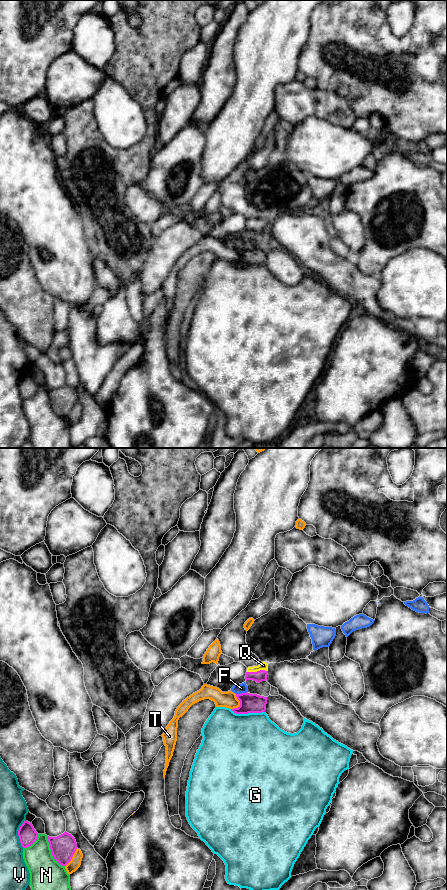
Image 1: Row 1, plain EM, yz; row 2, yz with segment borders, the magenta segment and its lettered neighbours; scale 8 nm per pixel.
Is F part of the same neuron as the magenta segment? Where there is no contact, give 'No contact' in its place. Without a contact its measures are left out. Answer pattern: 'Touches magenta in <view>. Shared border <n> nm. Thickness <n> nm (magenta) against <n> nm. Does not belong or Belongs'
Touches magenta in yz. Shared border 100 nm. Thickness 160 nm (magenta) against 80 nm. Does not belong

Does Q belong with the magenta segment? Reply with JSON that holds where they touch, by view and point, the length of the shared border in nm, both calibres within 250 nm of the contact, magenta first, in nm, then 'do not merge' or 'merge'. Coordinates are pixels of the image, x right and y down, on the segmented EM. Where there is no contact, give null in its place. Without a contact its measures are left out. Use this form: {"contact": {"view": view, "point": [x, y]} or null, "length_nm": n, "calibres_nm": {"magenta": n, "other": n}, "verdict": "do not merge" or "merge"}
{"contact": {"view": "yz", "point": [257, 671]}, "length_nm": 170, "calibres_nm": {"magenta": 90, "other": 60}, "verdict": "merge"}

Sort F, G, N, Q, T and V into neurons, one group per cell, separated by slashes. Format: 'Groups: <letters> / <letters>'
Groups: F / G / N / Q / T / V

